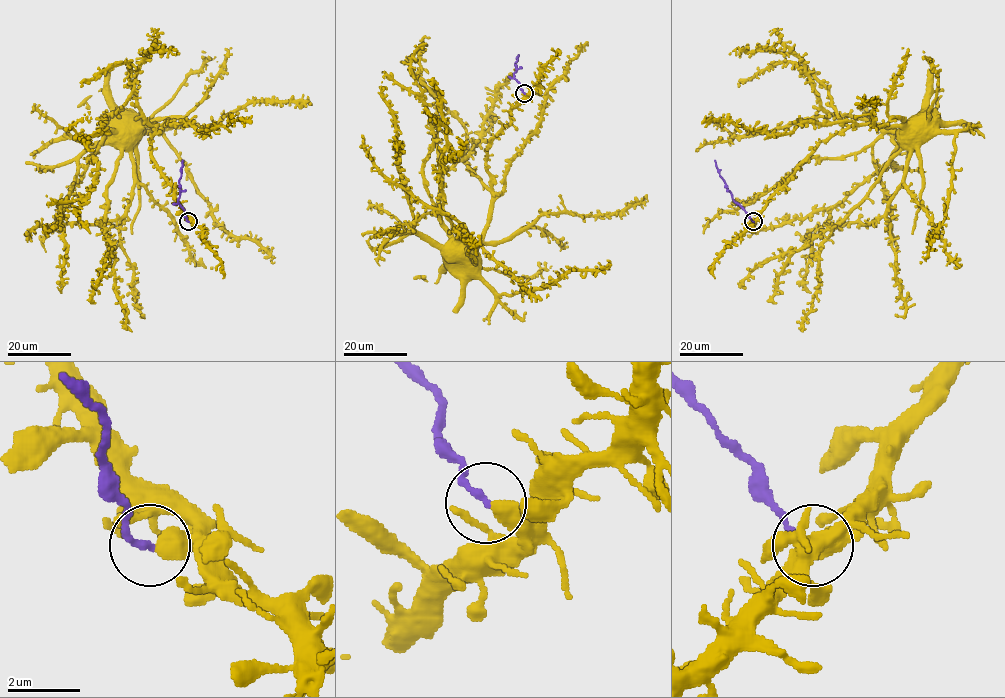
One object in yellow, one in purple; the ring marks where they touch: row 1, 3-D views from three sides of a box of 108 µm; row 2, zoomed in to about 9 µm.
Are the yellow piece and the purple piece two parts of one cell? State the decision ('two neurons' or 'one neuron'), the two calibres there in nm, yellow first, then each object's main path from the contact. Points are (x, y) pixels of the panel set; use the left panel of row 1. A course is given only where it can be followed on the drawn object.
two neurons; calibres 550 and 190 nm; course yellow (189, 221), (151, 154), (154, 124), (121, 126), (87, 157), (97, 173), (75, 211), (90, 233); course purple (189, 221), (177, 201), (182, 160)

